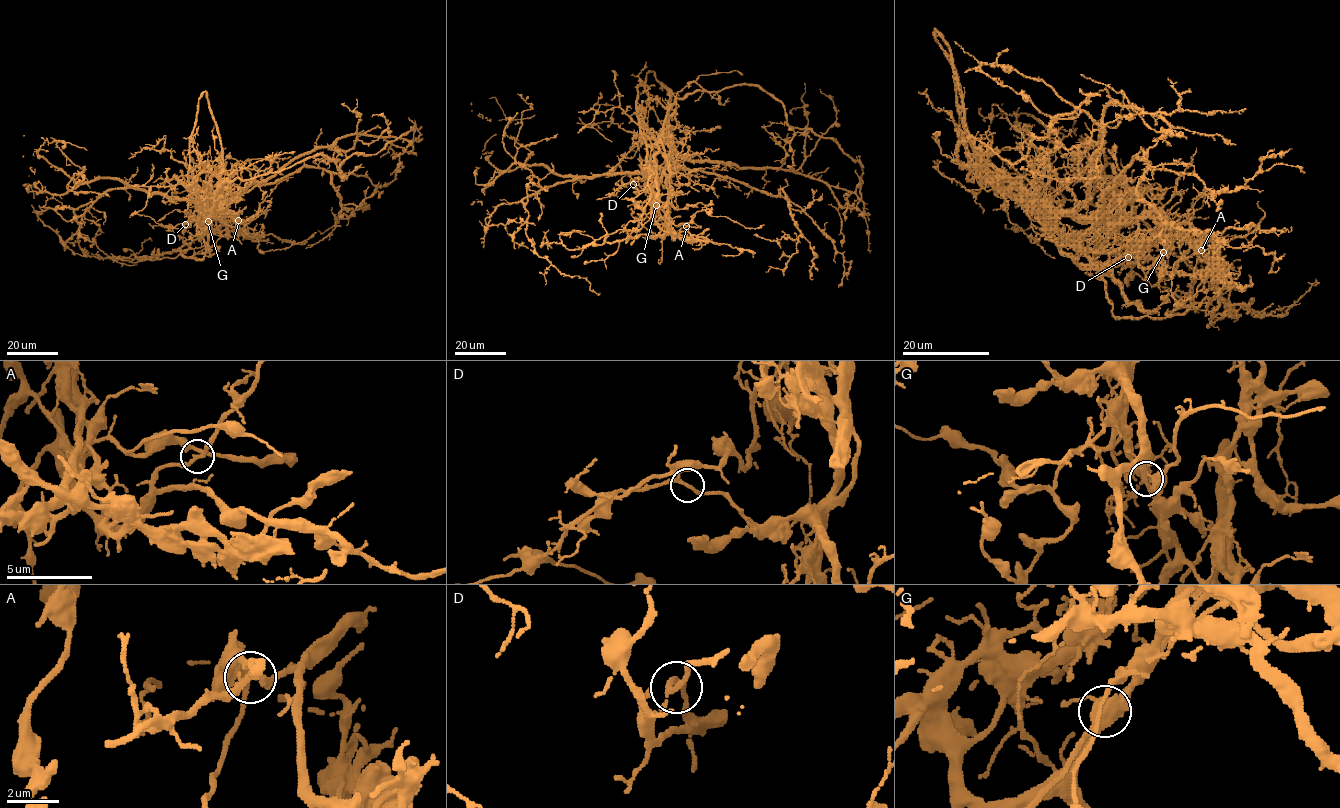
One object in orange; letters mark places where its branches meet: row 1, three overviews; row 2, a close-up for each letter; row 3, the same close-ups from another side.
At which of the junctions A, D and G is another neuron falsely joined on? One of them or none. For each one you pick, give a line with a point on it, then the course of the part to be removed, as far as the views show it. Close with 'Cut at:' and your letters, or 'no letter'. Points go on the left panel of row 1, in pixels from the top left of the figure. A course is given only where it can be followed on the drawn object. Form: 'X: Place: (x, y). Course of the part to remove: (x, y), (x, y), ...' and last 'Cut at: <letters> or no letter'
D: Place: (185, 224). Course of the part to remove: (185, 224), (210, 229), (227, 181), (316, 155), (338, 169), (416, 130)
Cut at: D

